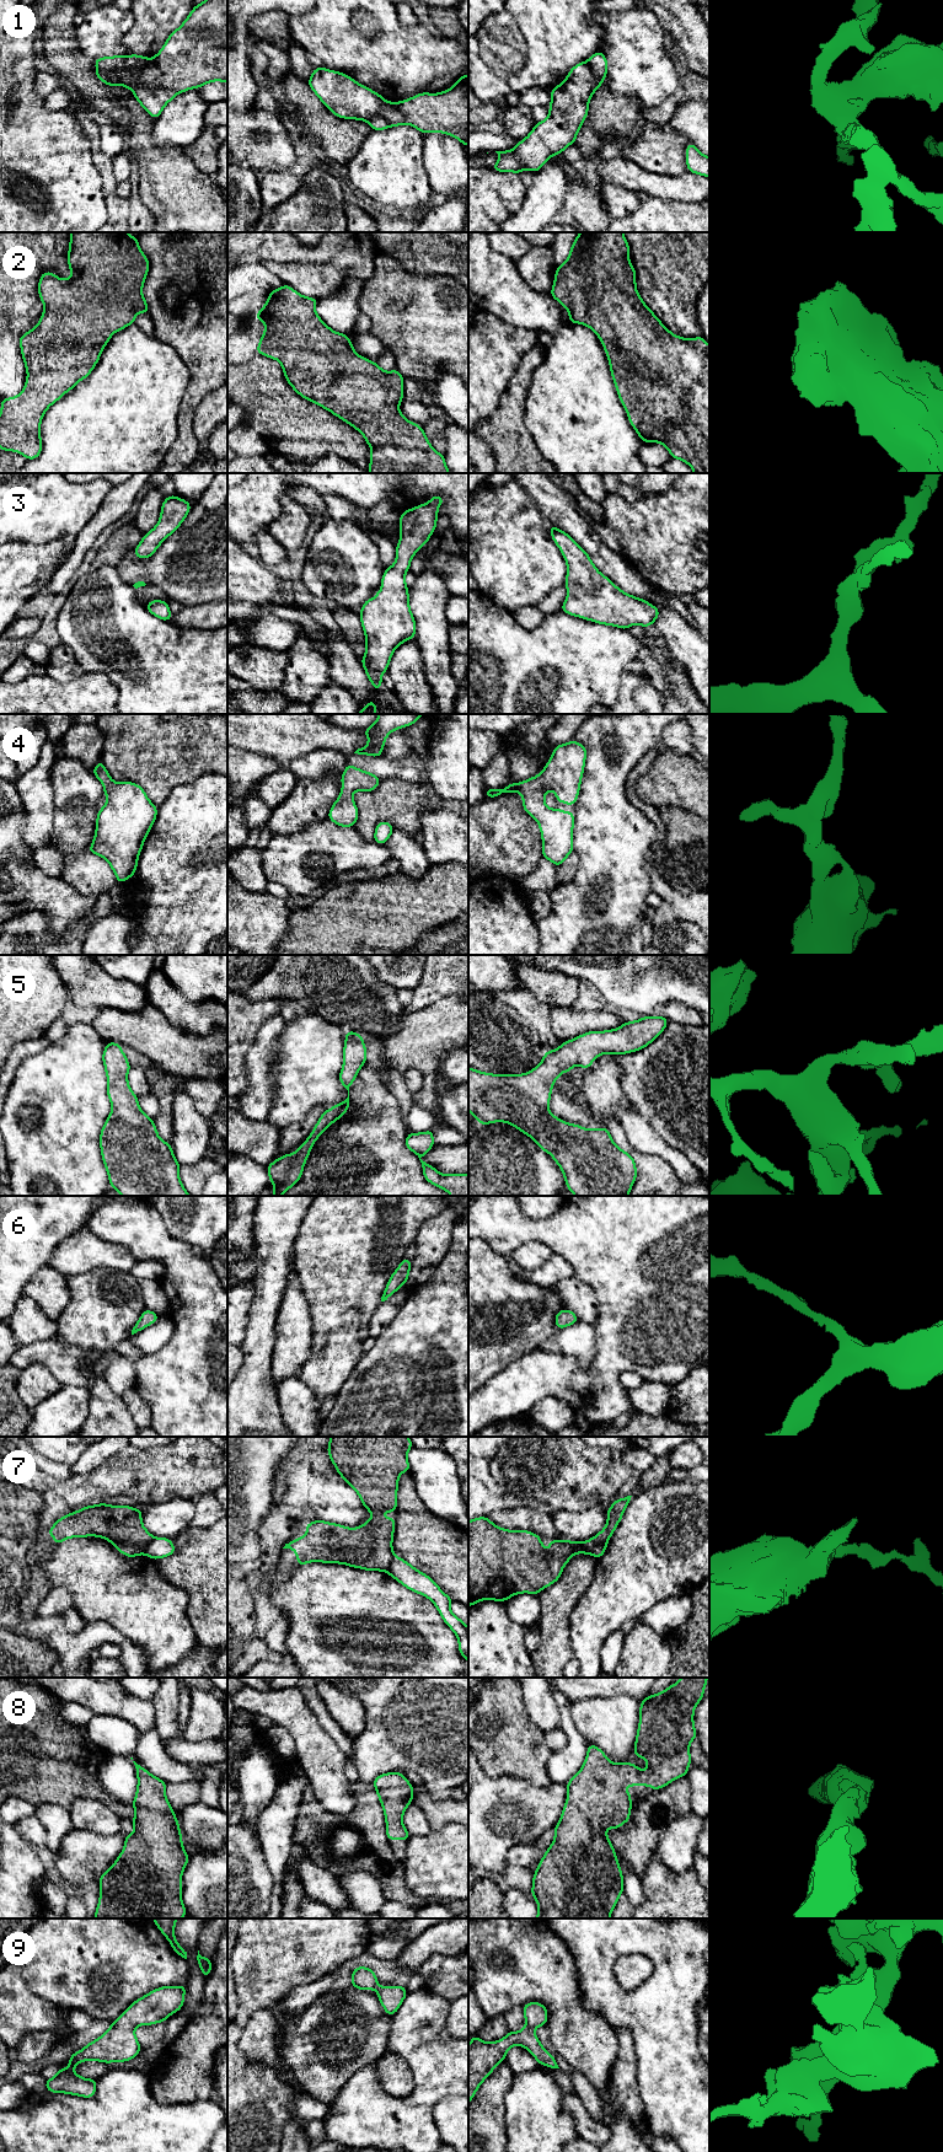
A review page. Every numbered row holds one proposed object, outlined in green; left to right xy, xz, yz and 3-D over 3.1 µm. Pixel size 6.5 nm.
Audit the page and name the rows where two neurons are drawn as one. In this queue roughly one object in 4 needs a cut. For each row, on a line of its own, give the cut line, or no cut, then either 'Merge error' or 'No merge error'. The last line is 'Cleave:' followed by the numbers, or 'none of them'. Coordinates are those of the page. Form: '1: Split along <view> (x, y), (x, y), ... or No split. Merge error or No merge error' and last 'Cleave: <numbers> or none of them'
1: Split along xy (132, 89), (142, 82), (151, 89), (170, 89), (177, 92). Merge error
2: No split. No merge error
3: No split. No merge error
4: No split. No merge error
5: No split. No merge error
6: No split. No merge error
7: Split along yz (606, 1541), (598, 1543), (591, 1554). Merge error
8: No split. No merge error
9: No split. No merge error
Cleave: 1, 7

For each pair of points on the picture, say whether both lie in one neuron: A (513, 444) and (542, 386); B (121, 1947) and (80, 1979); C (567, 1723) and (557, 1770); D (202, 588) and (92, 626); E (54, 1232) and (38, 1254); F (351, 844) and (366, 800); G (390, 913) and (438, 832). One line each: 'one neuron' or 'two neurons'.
A: two neurons
B: one neuron
C: one neuron
D: two neurons
E: one neuron
F: two neurons
G: two neurons

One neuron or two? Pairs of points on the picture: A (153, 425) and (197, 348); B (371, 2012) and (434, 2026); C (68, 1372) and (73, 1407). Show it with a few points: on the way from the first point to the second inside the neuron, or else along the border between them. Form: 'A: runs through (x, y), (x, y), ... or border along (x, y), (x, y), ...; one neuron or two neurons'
A: border along (167, 344), (188, 371), (185, 395); two neurons
B: border along (391, 2017), (389, 2043), (386, 2045); two neurons
C: border along (63, 1384), (87, 1389); two neurons

